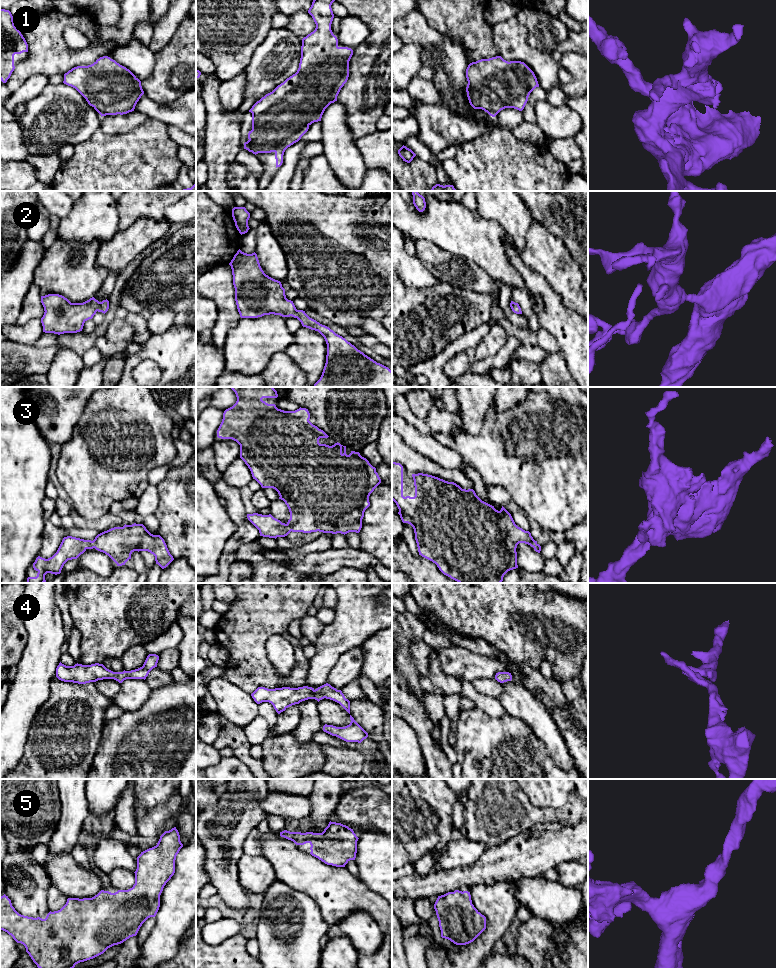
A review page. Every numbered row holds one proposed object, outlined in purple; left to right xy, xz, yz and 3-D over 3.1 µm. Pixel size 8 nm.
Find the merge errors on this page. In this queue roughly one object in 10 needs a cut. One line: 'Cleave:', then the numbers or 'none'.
Cleave: none

